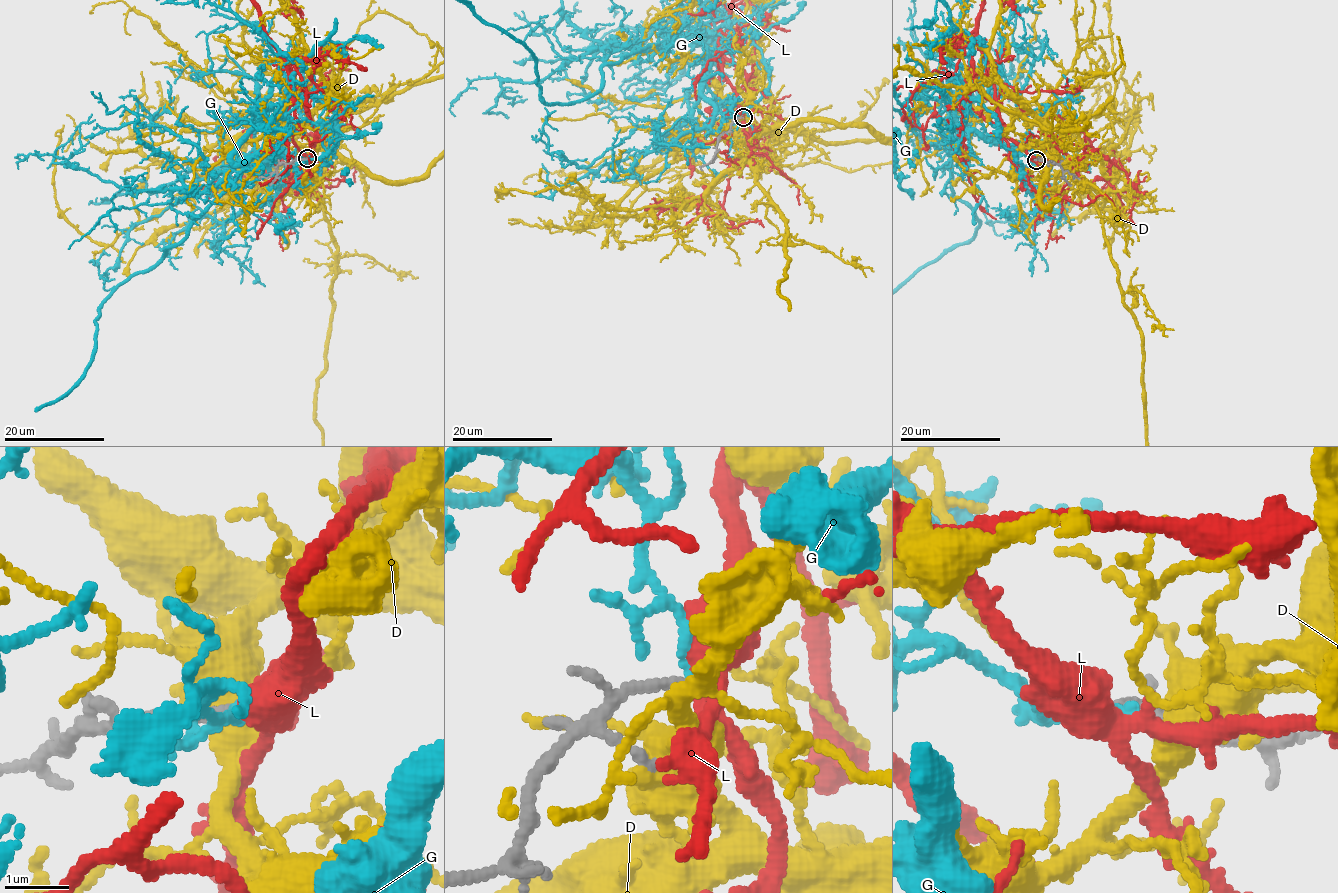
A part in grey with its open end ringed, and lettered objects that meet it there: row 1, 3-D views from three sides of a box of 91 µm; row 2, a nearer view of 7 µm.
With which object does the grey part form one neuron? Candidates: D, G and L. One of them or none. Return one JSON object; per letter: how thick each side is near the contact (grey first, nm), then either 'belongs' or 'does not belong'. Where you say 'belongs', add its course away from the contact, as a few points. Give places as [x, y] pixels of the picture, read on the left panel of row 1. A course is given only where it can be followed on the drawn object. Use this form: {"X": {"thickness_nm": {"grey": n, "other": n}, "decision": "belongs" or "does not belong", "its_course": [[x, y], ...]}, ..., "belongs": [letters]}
{"D": {"thickness_nm": {"grey": 100, "other": 440}, "decision": "does not belong"}, "G": {"thickness_nm": {"grey": 120, "other": 140}, "decision": "does not belong"}, "L": {"thickness_nm": {"grey": 120, "other": 380}, "decision": "belongs"}, "belongs": ["L"]}

